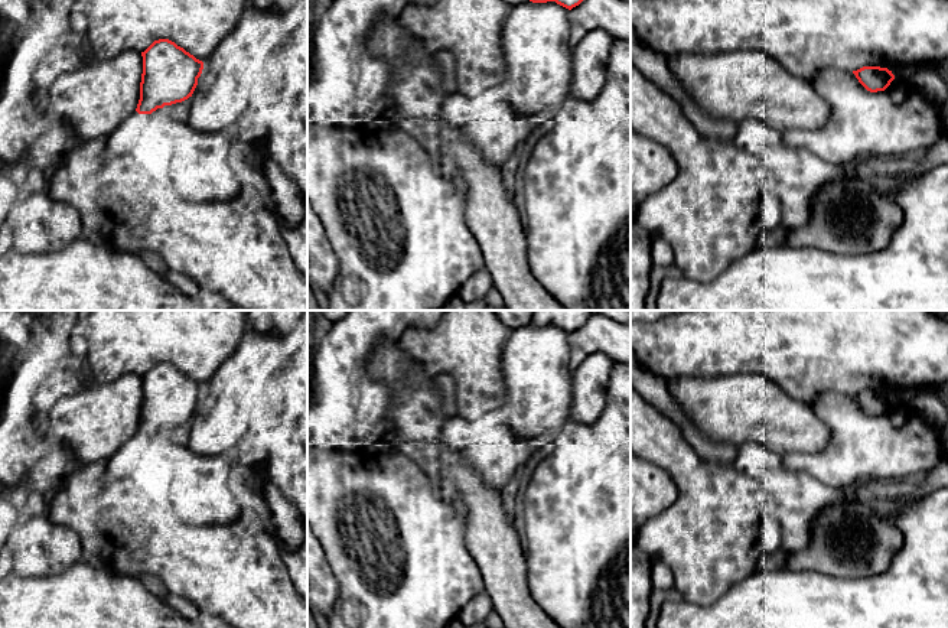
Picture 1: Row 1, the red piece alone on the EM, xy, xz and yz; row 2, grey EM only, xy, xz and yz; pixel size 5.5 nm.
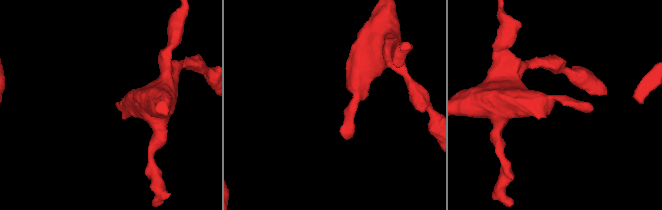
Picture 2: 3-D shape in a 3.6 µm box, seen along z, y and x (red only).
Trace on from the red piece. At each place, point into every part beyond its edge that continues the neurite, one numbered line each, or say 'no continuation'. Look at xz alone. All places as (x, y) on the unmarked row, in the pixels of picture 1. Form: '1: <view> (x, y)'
no continuation

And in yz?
no continuation

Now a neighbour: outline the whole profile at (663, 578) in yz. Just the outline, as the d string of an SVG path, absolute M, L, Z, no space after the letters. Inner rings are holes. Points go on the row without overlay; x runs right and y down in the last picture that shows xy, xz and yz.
M652 560L652 586L675 596L675 579L662 560Z

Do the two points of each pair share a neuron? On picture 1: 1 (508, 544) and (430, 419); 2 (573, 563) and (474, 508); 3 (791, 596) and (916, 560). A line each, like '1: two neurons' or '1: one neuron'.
1: one neuron
2: two neurons
3: one neuron

